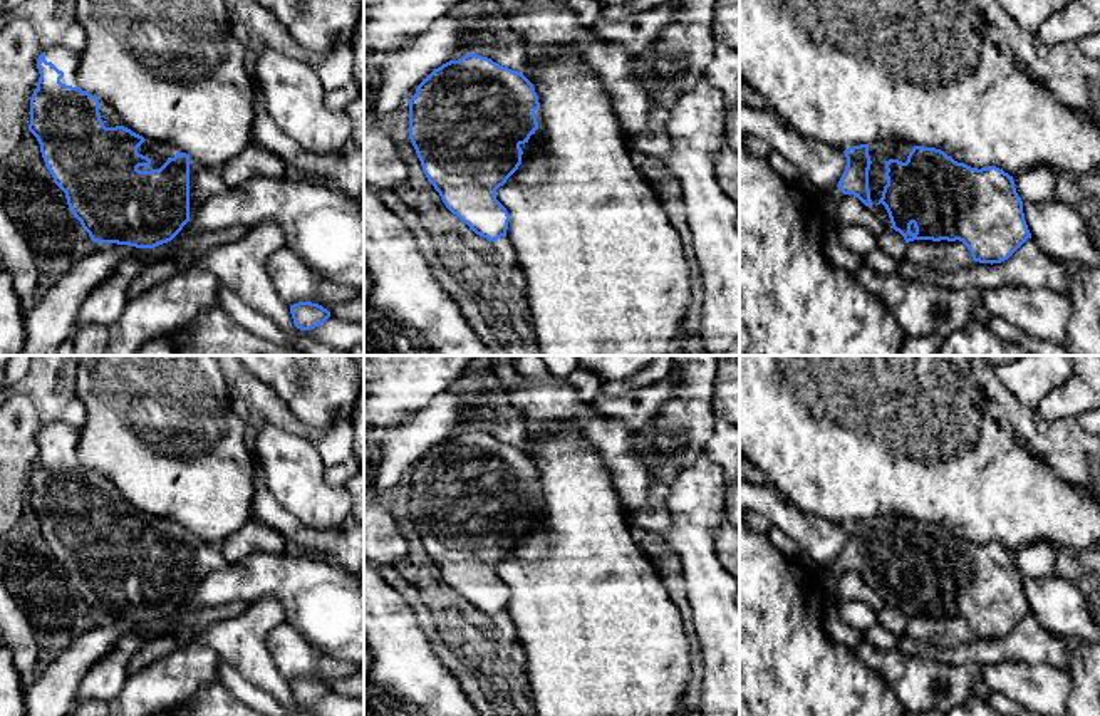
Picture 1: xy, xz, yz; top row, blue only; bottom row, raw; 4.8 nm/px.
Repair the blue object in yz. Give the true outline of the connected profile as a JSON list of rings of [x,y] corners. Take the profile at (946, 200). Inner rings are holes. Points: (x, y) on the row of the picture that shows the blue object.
[[[877,141],[843,151],[845,171],[838,181],[843,195],[874,206],[885,228],[899,231],[905,243],[914,240],[962,241],[974,262],[1008,260],[1031,233],[1013,176],[996,166],[971,168],[936,148],[911,143]]]

